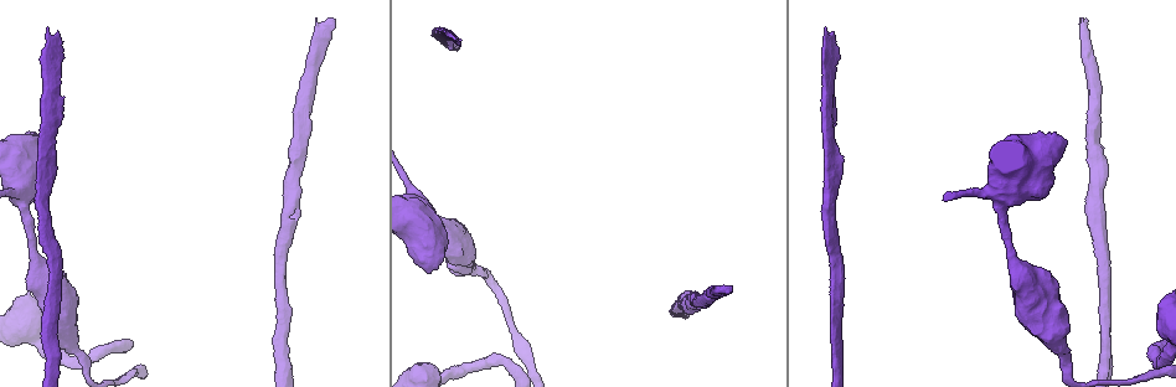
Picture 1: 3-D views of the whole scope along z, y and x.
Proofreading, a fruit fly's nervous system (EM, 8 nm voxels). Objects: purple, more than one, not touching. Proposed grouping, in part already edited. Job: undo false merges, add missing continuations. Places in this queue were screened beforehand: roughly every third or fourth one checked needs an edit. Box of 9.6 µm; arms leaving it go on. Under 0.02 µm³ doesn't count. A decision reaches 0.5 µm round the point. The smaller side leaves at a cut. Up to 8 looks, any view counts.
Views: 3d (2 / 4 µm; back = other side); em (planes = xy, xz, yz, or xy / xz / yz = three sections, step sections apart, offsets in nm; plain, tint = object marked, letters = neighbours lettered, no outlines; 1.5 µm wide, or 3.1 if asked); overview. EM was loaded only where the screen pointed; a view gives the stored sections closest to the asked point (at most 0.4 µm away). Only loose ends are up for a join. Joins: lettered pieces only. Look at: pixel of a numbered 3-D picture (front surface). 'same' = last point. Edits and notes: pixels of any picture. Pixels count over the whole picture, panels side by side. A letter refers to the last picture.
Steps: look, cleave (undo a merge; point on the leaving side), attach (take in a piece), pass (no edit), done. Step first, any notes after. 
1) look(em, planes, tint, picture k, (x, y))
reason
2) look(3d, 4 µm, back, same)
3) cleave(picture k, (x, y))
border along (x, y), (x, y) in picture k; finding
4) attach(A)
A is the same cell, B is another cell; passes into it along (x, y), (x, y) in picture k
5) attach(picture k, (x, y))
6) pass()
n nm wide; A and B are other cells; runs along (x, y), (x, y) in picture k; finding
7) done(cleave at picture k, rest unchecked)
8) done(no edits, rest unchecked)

look(em, planes, letters, picture 1, (334, 21))
branch stops here

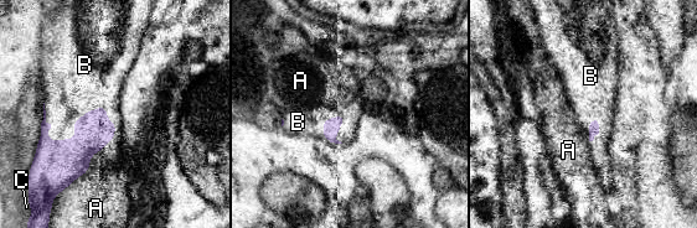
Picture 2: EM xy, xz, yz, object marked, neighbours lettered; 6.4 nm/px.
attach(B)
B is the same cell, A and C are other cells; it goes on there

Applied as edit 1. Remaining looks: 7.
look(overview)
redraw

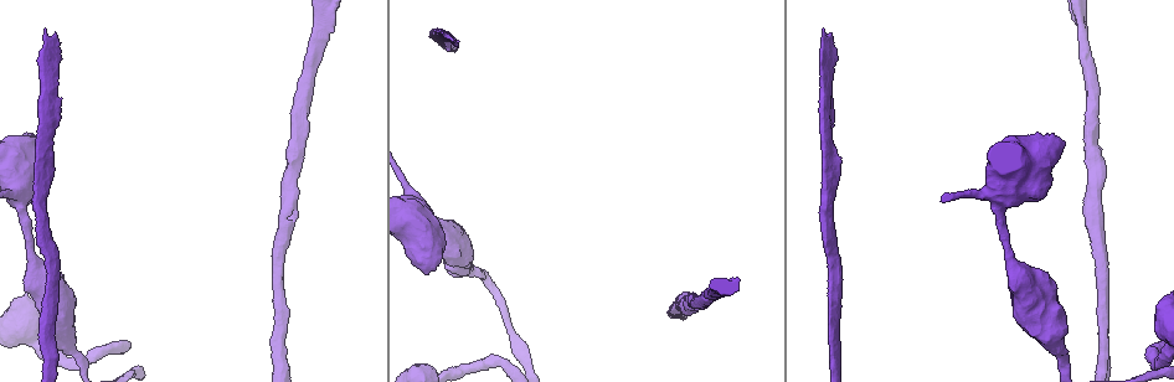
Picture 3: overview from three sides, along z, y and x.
look(3d, 4 µm, picture 3, (51, 155))
an open end

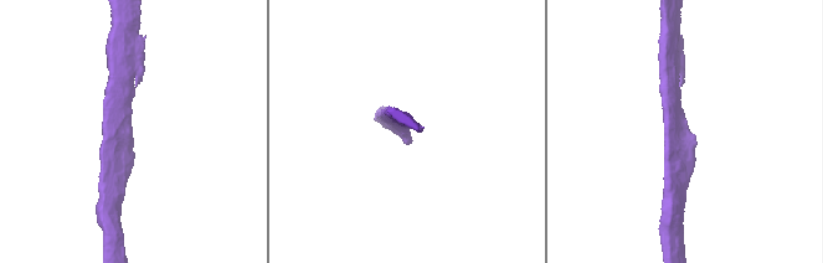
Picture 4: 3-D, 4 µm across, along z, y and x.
look(em, yz, step 4, letters, picture 4, (131, 126))
now the EM

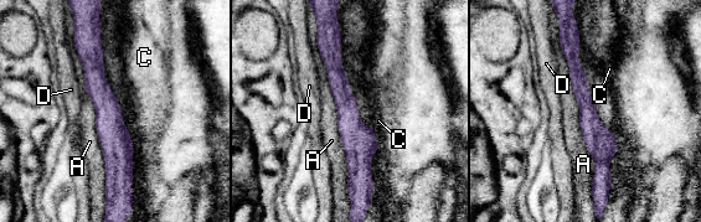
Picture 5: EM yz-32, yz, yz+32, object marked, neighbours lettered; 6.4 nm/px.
look(em, planes, letters, same)

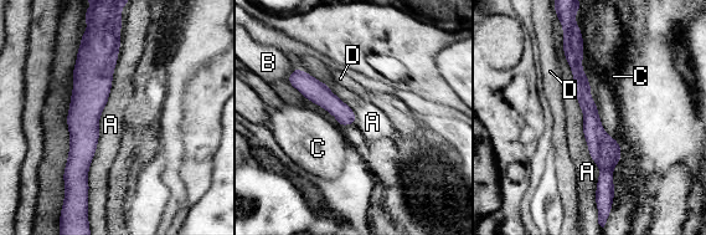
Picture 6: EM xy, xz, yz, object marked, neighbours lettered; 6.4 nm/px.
pass()
A touches over 650 nm; A, B, C and D are other cells; runs along (578, 44), (604, 151), (598, 192) in picture 6; no lettered piece goes on from it

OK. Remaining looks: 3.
look(em, planes, tint, picture 3, (1064, 143))
thick end

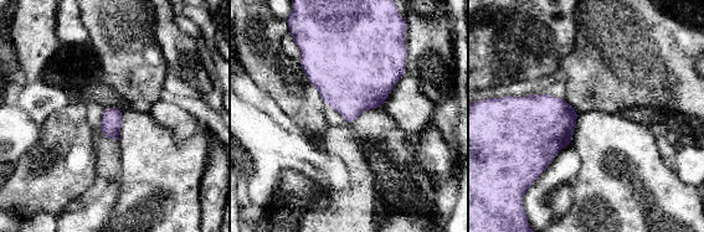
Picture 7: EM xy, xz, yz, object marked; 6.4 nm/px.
look(em, planes, letters, same)

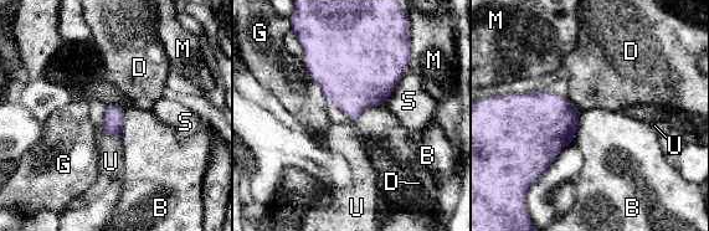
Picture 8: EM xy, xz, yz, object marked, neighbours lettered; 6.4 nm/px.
pass()
B, D, G, M, S and U are other cells; border along (384, 104), (368, 107), (354, 122) in picture 8; no lettered piece goes on from it

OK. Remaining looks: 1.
done(attach at picture 2, rest unchecked)

